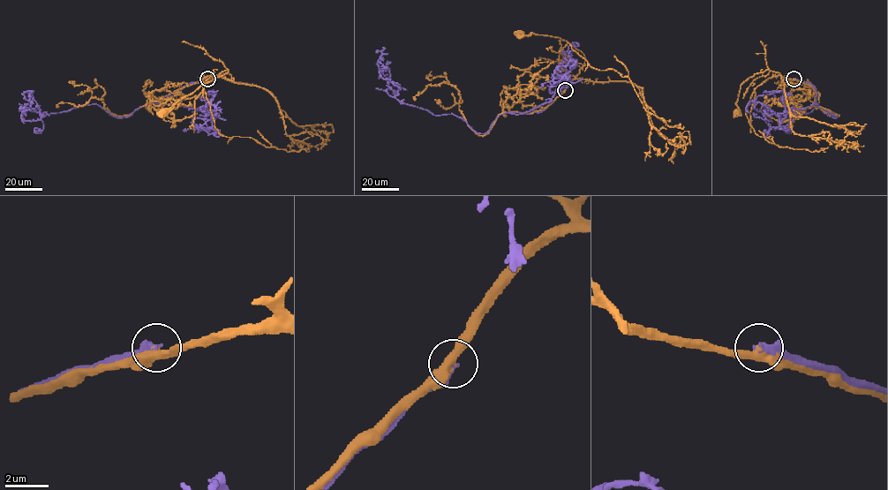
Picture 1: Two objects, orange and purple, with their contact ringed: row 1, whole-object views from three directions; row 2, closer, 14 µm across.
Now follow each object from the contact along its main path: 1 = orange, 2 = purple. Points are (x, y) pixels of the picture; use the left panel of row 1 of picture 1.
1: (207, 79), (216, 77), (227, 69), (227, 72), (200, 86), (161, 112)
2: (207, 79), (129, 116), (89, 104), (25, 120), (21, 109), (21, 117), (31, 122)

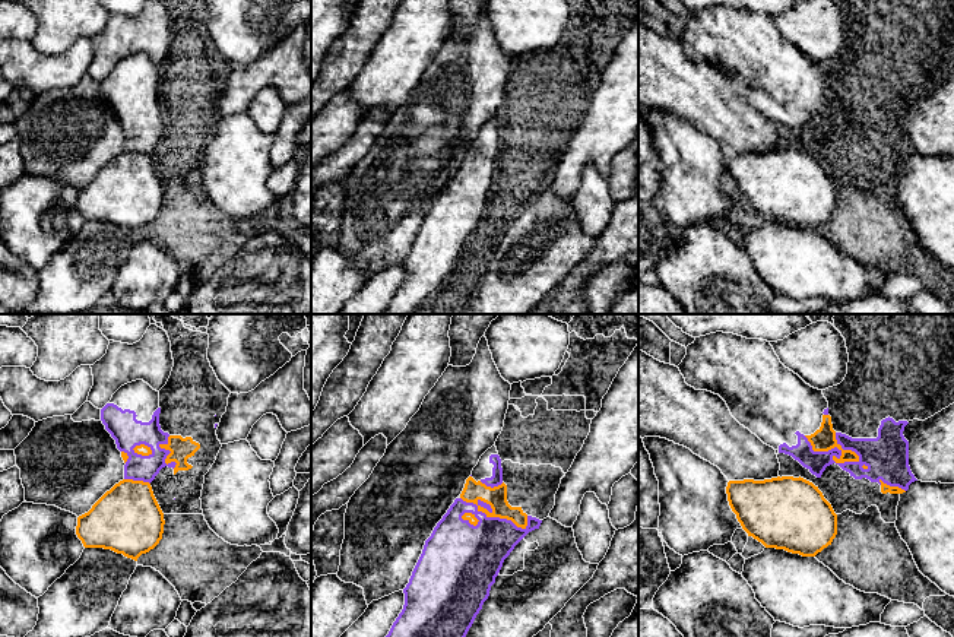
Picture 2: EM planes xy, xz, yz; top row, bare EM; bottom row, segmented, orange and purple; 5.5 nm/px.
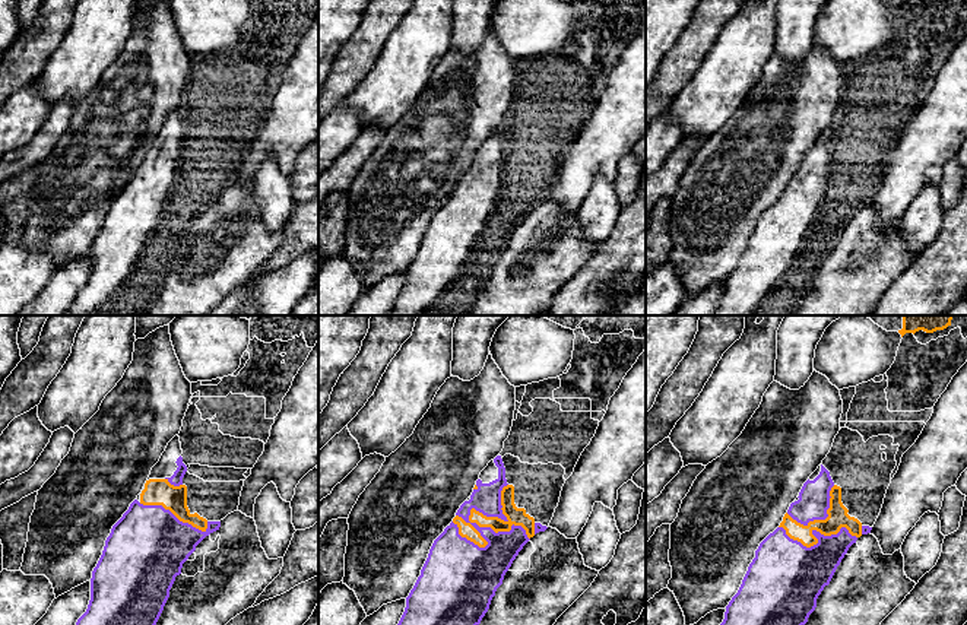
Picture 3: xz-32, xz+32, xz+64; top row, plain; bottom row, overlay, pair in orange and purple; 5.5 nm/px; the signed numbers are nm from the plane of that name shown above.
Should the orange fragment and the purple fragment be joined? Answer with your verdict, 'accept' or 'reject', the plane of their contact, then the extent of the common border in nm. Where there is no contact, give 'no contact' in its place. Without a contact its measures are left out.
reject; meets orange in yz; contact 340 nm long

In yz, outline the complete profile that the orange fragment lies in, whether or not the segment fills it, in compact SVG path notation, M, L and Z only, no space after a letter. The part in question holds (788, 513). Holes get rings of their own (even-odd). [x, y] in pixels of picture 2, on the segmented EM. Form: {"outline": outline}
{"outline": "M804 478L729 481L728 501L742 529L766 548L815 557L837 535L837 514Z"}

